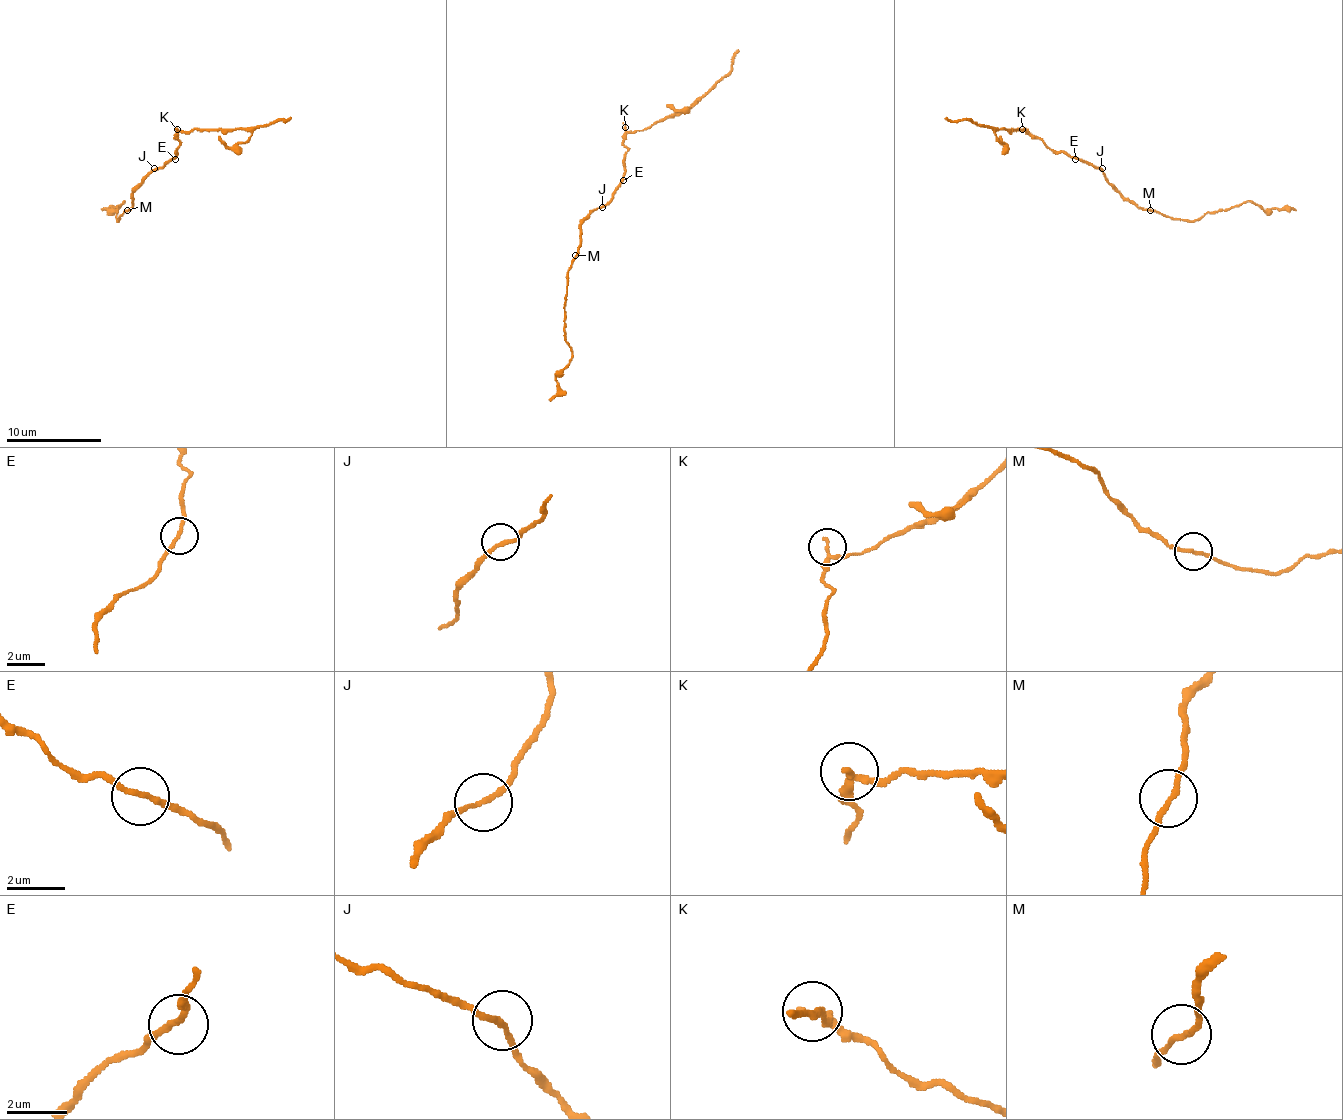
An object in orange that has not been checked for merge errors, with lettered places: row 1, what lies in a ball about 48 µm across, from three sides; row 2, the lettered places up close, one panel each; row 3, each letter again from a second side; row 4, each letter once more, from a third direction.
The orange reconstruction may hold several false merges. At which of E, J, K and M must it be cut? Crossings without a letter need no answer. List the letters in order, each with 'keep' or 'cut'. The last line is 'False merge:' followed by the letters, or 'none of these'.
E: keep
J: keep
K: cut
M: cut
False merge: K, M

